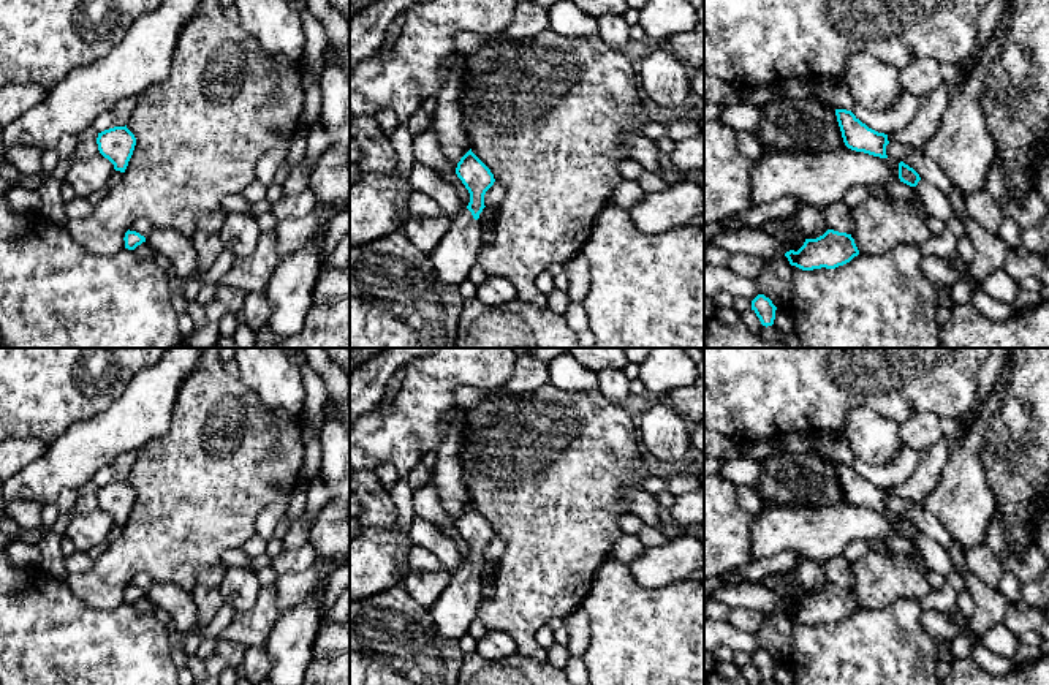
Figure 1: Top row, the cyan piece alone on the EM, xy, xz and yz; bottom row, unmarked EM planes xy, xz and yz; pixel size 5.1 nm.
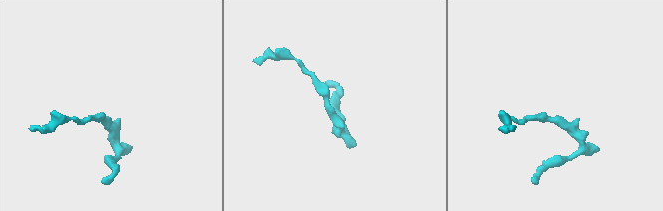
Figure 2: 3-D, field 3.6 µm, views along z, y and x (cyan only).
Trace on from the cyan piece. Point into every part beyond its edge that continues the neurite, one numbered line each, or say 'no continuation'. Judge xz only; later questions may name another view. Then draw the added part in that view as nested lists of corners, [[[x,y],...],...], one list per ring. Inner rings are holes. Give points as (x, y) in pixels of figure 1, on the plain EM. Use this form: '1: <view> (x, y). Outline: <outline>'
1: xz (454, 611). Outline: [[[468,563],[451,576],[449,584],[429,609],[435,628],[446,638],[459,639],[468,633],[483,603],[483,581]]]

